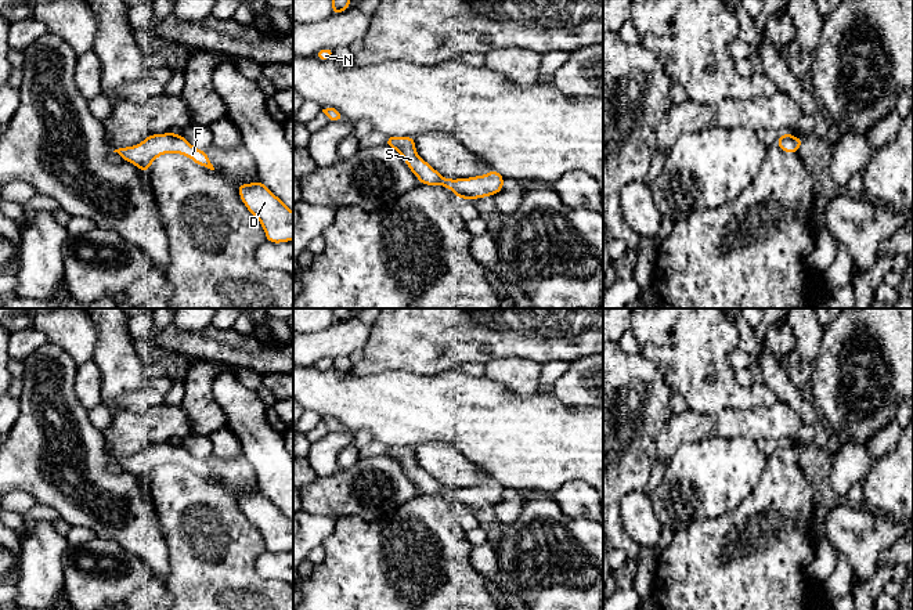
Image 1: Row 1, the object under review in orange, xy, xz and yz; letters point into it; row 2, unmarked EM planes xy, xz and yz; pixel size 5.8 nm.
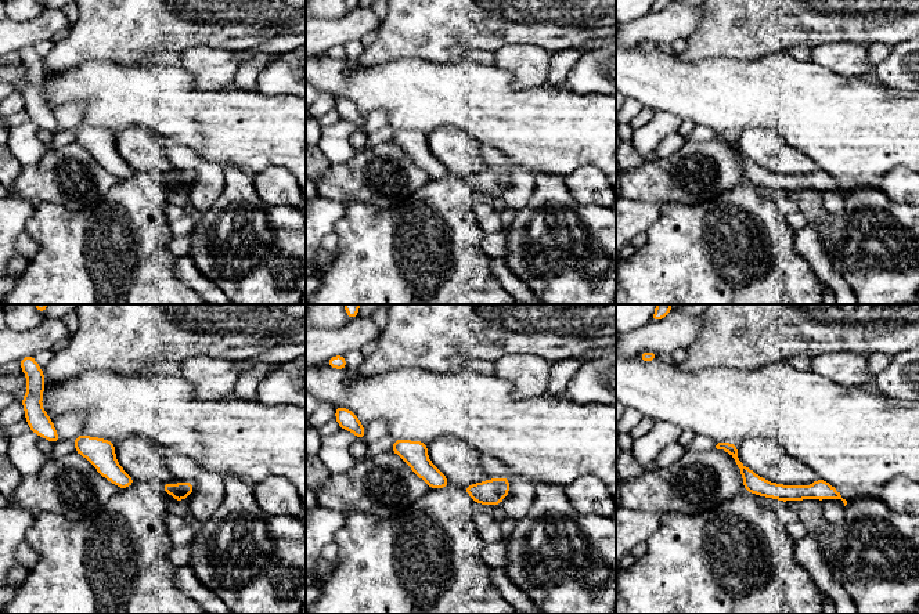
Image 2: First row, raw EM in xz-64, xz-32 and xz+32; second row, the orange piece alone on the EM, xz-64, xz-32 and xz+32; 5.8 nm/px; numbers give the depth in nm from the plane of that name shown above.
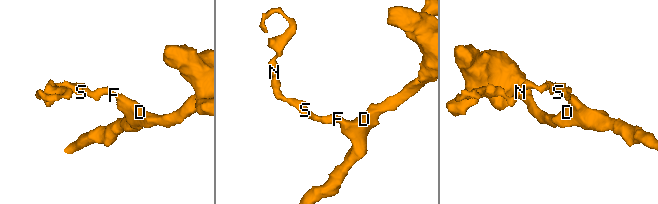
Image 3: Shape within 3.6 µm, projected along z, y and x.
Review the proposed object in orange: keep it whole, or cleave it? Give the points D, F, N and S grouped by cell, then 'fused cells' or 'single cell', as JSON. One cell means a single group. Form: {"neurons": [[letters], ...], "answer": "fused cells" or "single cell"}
{"neurons": [["D", "F", "N", "S"]], "answer": "single cell"}

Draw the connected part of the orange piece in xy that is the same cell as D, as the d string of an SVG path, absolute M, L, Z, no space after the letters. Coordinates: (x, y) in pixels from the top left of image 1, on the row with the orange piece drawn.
M260 180L239 184L238 192L246 209L260 221L267 242L293 241L293 212Z

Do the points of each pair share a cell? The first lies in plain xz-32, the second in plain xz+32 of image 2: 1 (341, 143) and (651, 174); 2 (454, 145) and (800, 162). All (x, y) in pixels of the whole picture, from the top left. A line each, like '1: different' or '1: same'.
1: different
2: same

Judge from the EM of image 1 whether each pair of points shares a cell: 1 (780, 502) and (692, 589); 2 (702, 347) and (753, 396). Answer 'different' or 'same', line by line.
1: same
2: same

